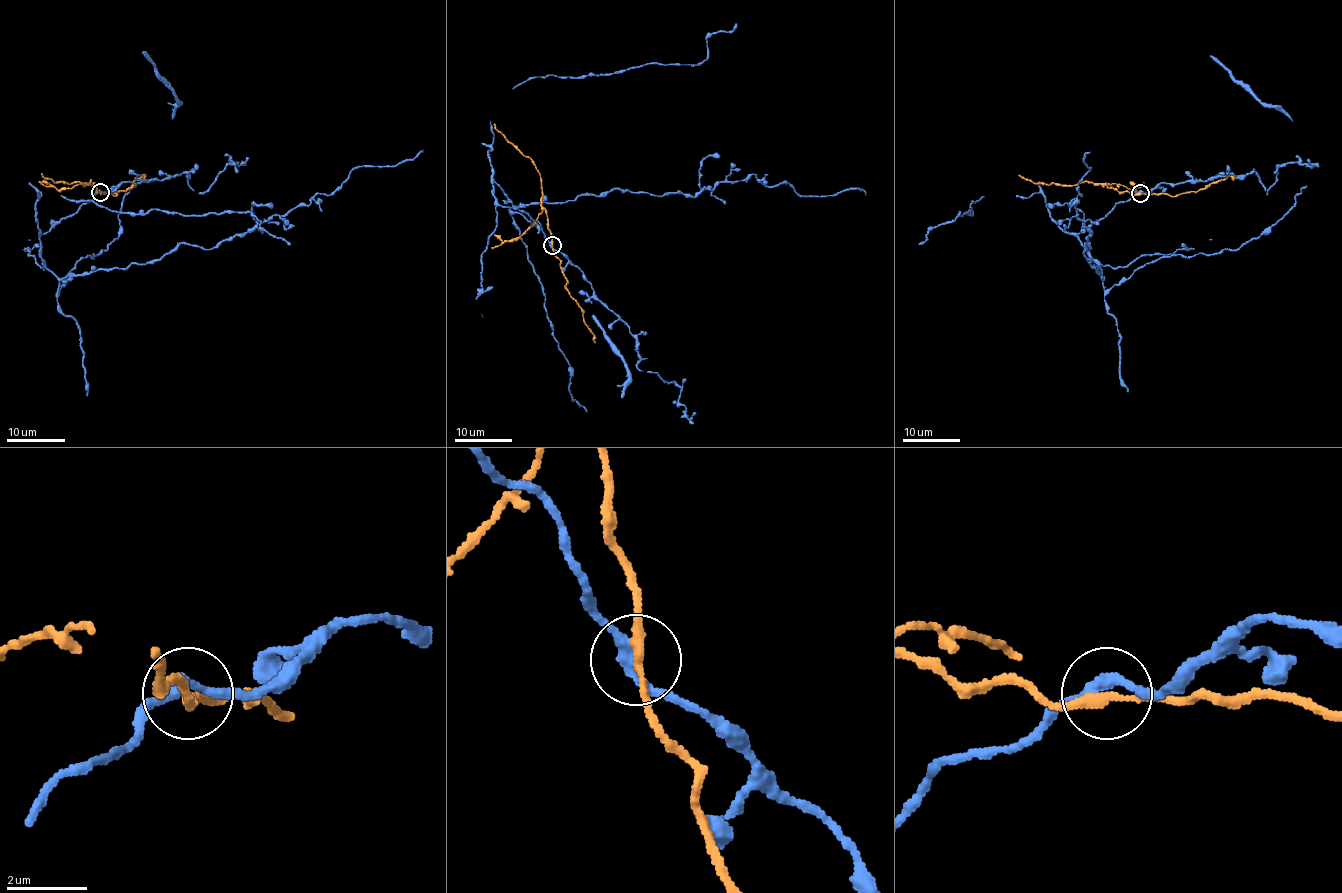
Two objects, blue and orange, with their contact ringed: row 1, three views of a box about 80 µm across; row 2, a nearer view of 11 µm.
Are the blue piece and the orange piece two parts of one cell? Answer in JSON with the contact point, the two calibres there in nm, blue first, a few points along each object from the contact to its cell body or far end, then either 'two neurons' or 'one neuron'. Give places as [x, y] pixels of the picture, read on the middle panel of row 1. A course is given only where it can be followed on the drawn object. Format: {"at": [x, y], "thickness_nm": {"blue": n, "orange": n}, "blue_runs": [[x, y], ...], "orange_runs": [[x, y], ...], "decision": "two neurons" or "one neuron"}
{"at": [552, 245], "thickness_nm": {"blue": 280, "orange": 220}, "blue_runs": [[551, 244], [494, 182], [502, 207], [614, 189], [697, 195], [755, 174], [805, 197], [865, 195]], "orange_runs": [[551, 245], [547, 212], [541, 205], [540, 172], [530, 158], [521, 154], [494, 124]], "decision": "two neurons"}

